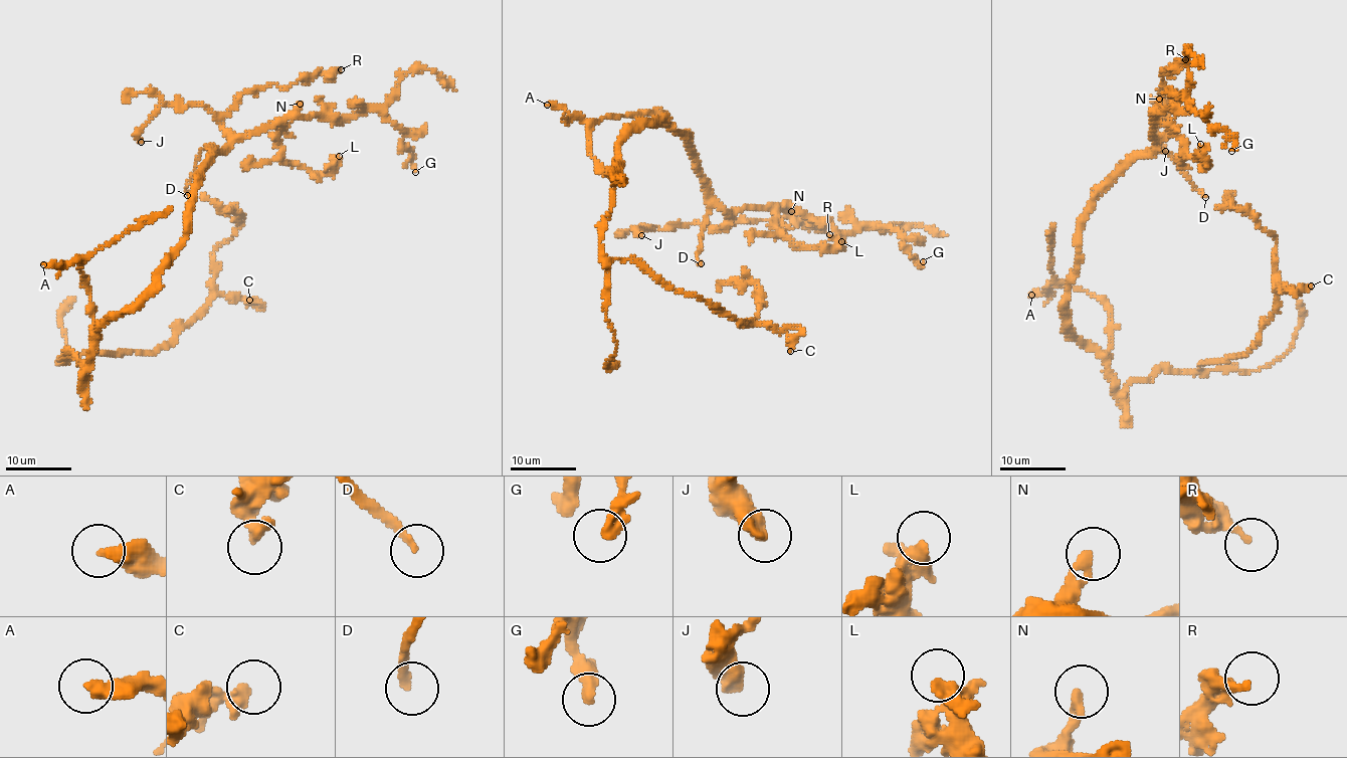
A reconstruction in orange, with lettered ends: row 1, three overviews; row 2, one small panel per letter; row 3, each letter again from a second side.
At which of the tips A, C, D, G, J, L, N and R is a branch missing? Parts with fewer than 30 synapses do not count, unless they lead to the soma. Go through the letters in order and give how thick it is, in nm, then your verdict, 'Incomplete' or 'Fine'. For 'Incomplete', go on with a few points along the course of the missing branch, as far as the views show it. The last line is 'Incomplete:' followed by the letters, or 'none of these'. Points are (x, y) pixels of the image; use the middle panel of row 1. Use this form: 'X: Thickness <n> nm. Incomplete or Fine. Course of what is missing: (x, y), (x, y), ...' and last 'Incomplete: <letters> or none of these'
A: Thickness 360 nm. Fine
C: Thickness 400 nm. Fine
D: Thickness 220 nm. Incomplete. Course of what is missing: (701, 263), (708, 280), (709, 301), (715, 305), (713, 312)
G: Thickness 320 nm. Fine
J: Thickness 480 nm. Fine
L: Thickness 380 nm. Fine
N: Thickness 280 nm. Fine
R: Thickness 240 nm. Fine
Incomplete: D

